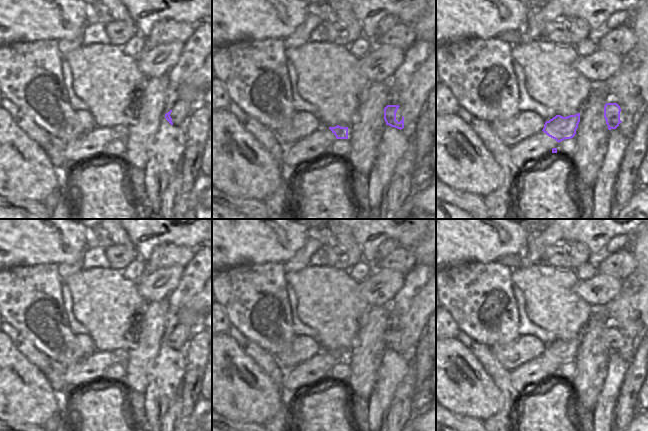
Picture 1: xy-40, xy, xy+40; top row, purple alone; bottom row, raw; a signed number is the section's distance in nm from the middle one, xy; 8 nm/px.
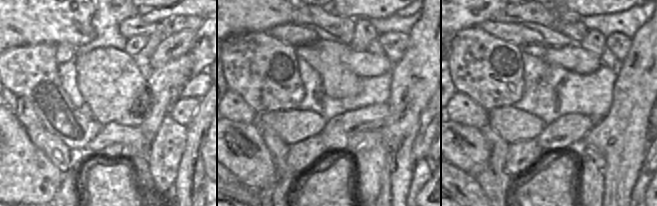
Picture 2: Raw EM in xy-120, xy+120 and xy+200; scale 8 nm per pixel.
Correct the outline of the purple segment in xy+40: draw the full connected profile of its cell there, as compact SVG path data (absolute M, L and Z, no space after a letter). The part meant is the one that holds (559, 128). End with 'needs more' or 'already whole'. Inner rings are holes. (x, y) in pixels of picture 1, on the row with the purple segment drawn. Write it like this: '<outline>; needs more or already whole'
M545 39L512 45L510 52L524 70L524 82L530 97L541 105L553 109L556 116L546 121L543 132L558 143L575 136L580 122L580 112L590 94L591 82L576 70L578 54L573 45L557 45Z; needs more

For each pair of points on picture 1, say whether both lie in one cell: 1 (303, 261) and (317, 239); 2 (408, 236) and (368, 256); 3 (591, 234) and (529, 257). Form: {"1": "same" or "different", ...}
{"1": "same", "2": "same", "3": "same"}

